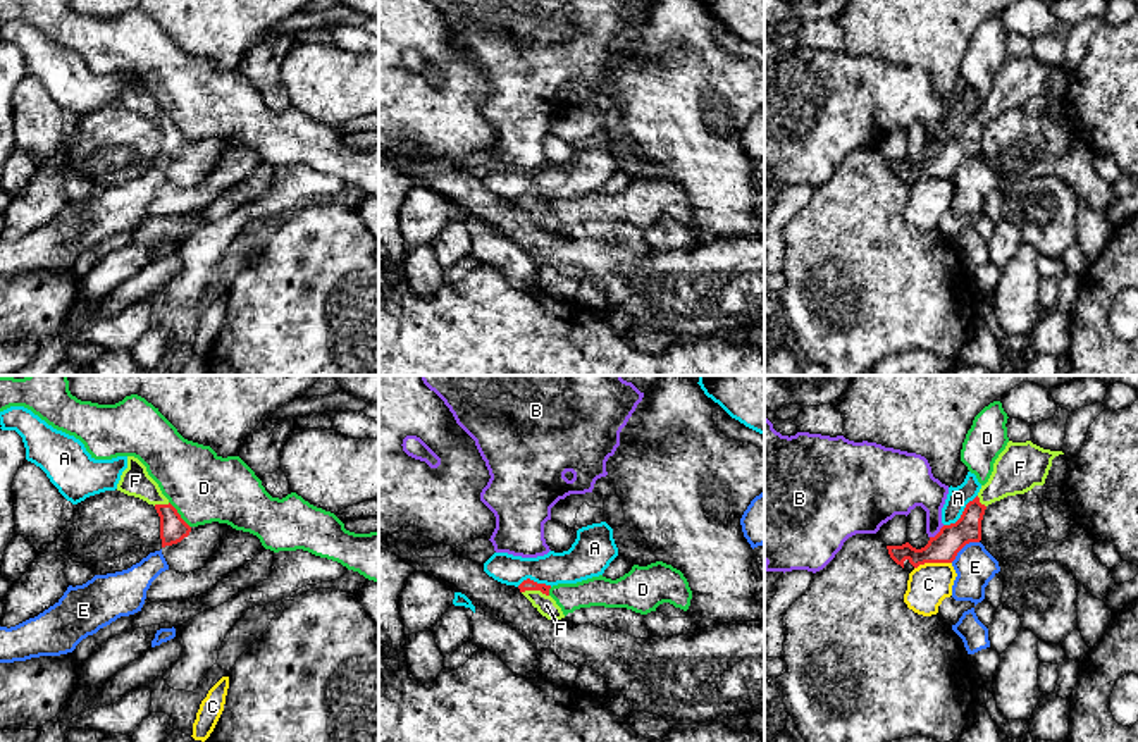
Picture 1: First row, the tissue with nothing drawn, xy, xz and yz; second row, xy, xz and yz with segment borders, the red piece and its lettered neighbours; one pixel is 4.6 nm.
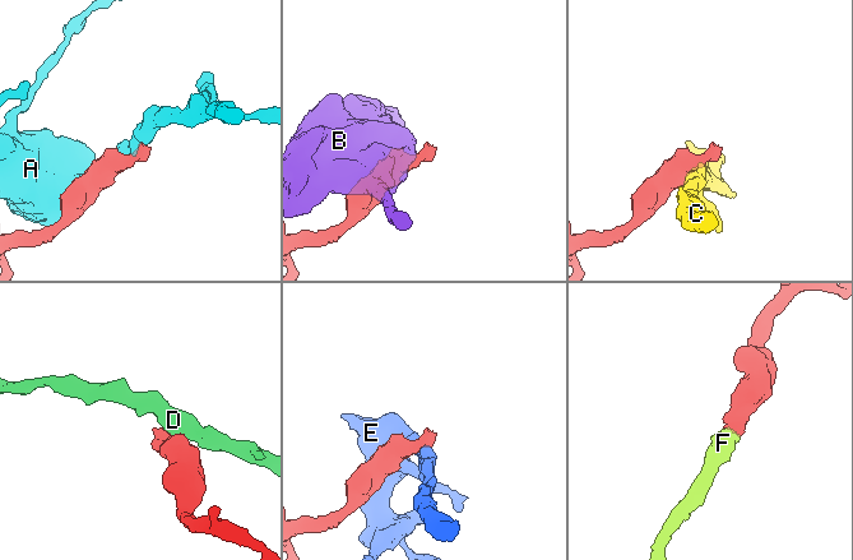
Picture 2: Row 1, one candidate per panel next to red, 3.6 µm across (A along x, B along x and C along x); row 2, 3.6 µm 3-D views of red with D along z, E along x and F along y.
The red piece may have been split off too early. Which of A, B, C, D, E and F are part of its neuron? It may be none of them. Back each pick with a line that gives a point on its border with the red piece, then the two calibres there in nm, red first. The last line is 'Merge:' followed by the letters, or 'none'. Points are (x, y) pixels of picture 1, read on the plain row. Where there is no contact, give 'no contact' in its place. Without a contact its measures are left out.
F: contact xz (536, 204); calibres 50 and 90 nm
Merge: F

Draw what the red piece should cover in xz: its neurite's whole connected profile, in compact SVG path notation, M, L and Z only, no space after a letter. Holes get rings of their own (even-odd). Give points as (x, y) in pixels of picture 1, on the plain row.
M530 193L523 195L518 200L520 207L532 217L532 220L547 234L561 234L565 232L561 222L549 210L551 200L537 198Z

